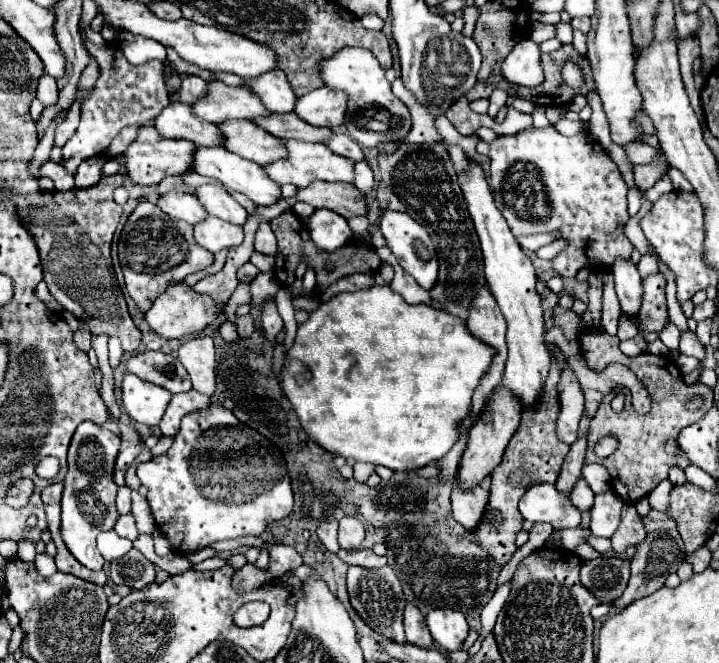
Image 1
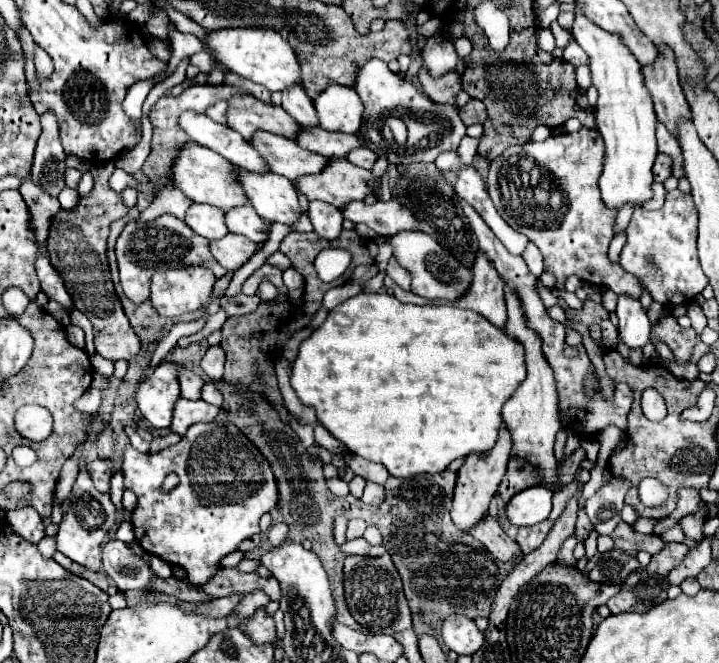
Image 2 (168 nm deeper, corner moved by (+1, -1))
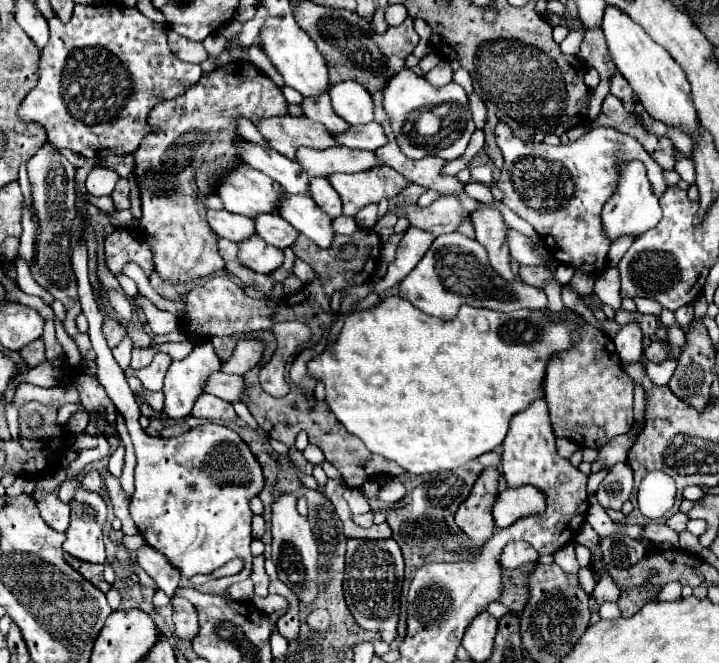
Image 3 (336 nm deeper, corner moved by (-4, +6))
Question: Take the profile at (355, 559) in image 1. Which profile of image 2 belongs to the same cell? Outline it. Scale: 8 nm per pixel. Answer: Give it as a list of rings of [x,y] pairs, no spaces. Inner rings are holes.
[[[350,539],[344,545],[340,545],[340,549],[346,555],[370,555],[370,557],[378,557],[386,551],[384,545],[370,545],[366,539]]]

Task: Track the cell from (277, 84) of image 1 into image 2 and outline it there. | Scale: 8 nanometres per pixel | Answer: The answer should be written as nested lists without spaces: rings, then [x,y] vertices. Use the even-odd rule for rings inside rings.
[[[300,85],[290,87],[290,89],[286,89],[282,95],[284,95],[282,107],[284,107],[302,127],[316,127],[316,125],[318,125],[318,115],[316,115],[314,101],[306,95],[304,87],[300,87]]]

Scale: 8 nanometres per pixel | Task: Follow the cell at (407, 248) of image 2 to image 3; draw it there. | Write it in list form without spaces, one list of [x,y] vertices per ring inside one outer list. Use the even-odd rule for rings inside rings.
[[[457,232],[437,236],[431,242],[421,262],[401,280],[399,296],[403,300],[409,300],[419,310],[443,320],[451,320],[461,304],[497,312],[513,312],[519,308],[535,310],[547,306],[547,296],[543,290],[527,286],[523,282],[505,282],[503,278],[499,278],[489,266],[485,248],[479,246],[477,240],[471,240]]]

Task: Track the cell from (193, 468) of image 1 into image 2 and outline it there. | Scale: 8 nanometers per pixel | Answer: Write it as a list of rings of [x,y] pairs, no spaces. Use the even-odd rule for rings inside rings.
[[[212,421],[192,425],[178,445],[158,453],[140,453],[132,445],[126,445],[122,469],[126,489],[138,497],[138,505],[132,511],[132,527],[138,545],[146,553],[156,555],[170,565],[182,567],[192,585],[208,583],[228,553],[236,551],[238,545],[250,535],[260,533],[260,517],[272,511],[278,503],[278,489],[268,461],[232,423]],[[168,473],[176,473],[180,483],[172,491],[164,493],[162,483]]]

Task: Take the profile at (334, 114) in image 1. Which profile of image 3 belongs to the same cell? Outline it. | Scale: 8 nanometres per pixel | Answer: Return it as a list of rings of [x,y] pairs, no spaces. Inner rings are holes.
[[[339,82],[329,88],[331,94],[331,106],[335,114],[339,114],[347,124],[367,124],[373,120],[373,104],[367,90],[355,82]]]

